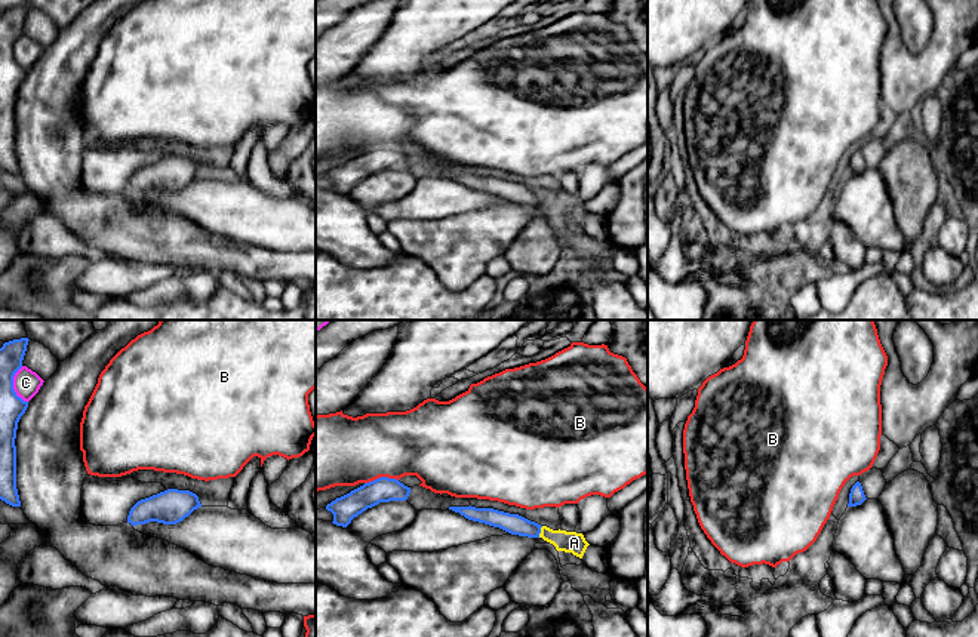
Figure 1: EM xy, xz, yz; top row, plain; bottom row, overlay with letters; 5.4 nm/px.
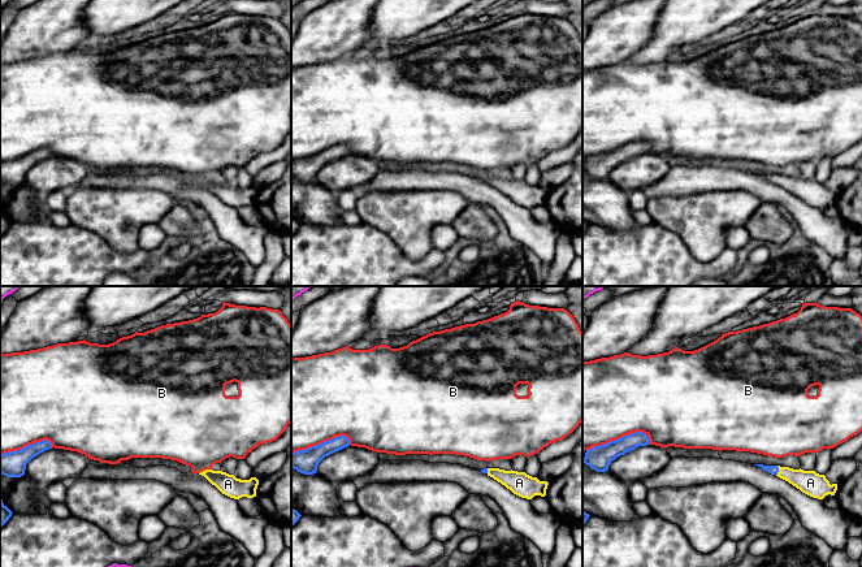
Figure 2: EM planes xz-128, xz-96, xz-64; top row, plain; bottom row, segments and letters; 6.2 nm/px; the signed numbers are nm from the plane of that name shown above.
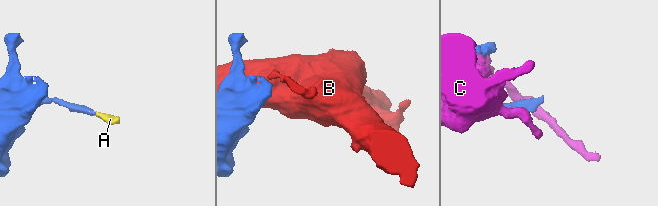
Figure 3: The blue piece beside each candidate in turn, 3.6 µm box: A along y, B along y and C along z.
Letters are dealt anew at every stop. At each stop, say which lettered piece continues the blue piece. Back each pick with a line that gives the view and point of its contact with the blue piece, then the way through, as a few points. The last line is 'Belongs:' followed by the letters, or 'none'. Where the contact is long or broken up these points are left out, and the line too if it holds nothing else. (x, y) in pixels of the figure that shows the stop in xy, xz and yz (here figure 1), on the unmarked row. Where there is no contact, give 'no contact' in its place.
A: contact xz (540, 200); way xz (513, 191), (540, 200), (574, 211)
Belongs: A

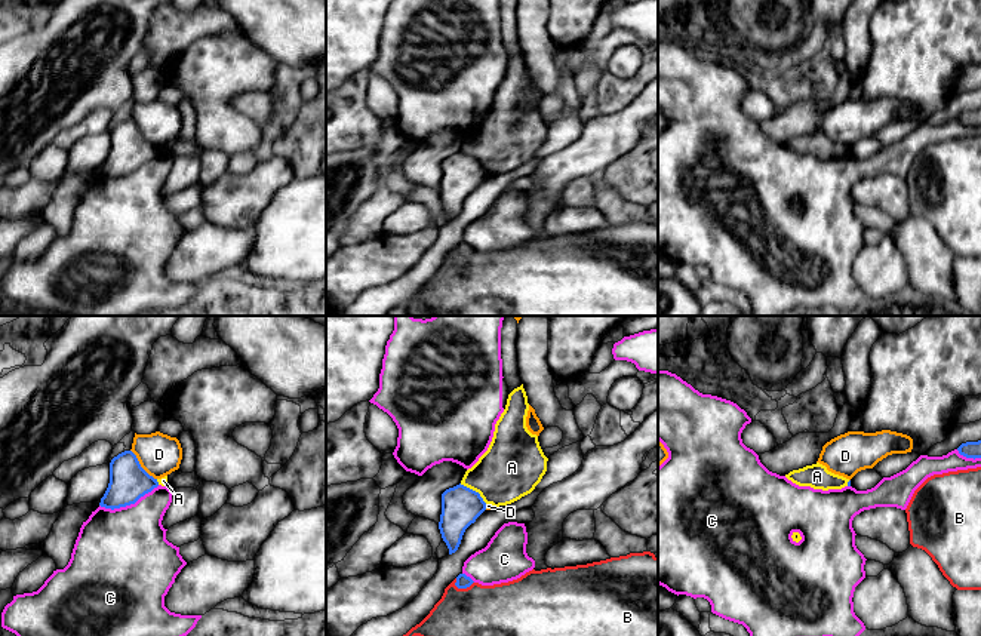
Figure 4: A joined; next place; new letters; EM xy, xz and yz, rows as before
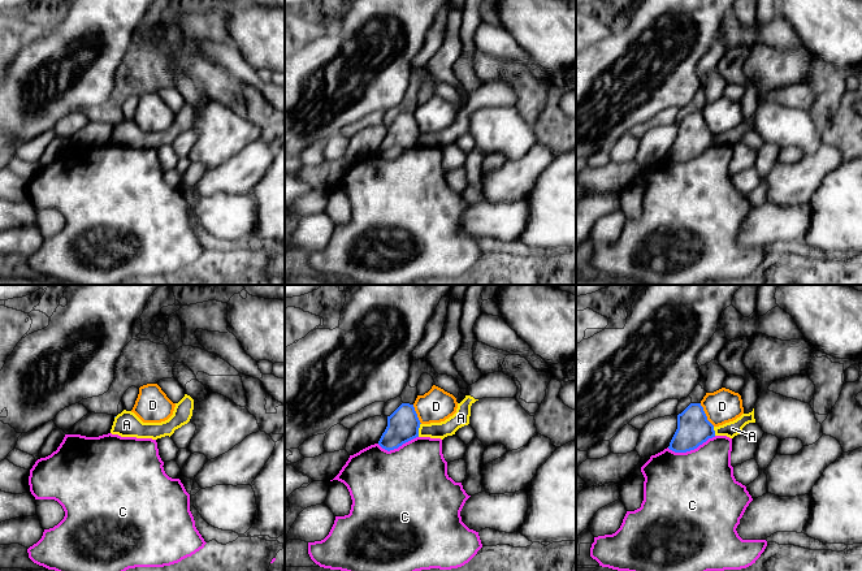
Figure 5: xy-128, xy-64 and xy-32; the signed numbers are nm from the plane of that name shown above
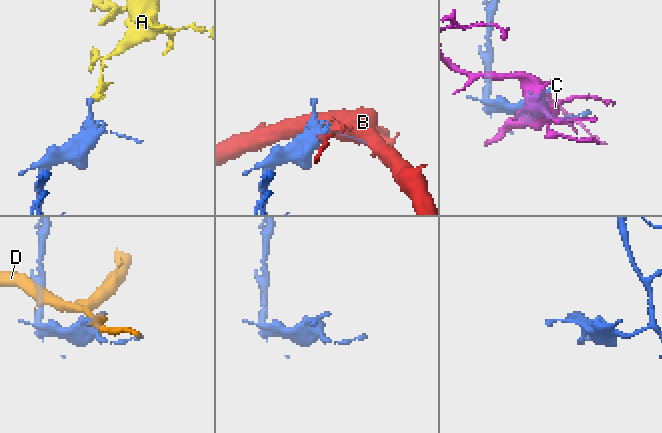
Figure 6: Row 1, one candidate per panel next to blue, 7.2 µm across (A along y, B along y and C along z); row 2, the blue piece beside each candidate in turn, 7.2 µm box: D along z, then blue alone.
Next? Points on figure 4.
Belongs: none

